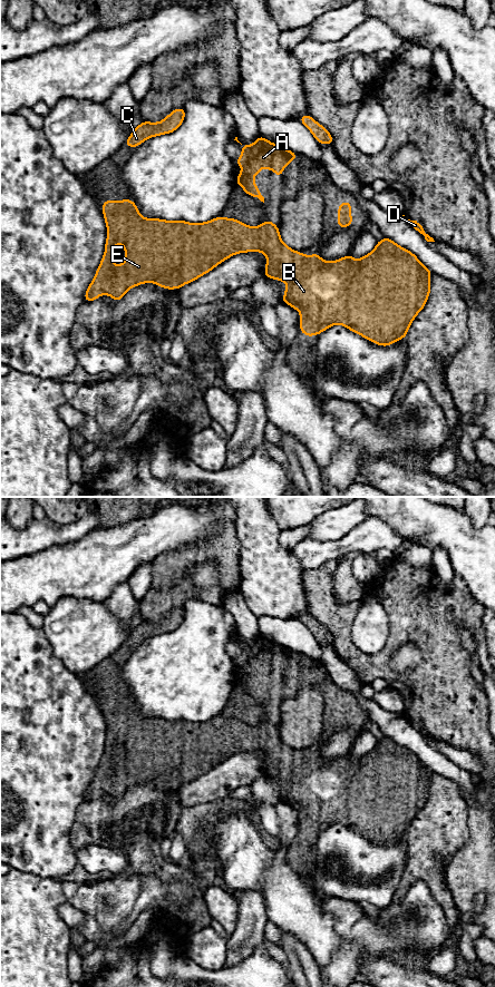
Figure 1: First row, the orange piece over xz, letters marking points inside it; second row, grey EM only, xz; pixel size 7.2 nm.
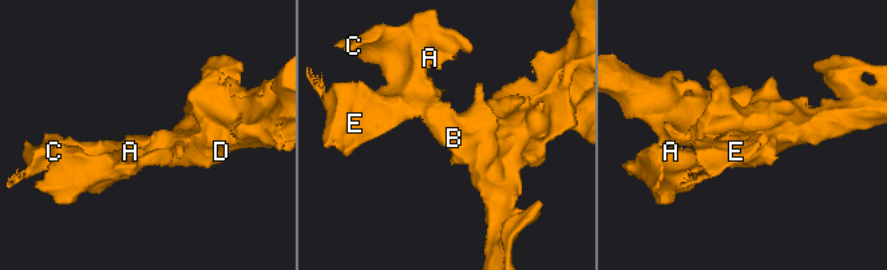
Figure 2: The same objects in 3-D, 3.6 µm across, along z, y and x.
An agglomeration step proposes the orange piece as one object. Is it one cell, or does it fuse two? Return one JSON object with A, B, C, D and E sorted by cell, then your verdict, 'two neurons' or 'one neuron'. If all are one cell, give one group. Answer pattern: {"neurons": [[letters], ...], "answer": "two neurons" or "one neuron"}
{"neurons": [["A", "B", "C", "D", "E"]], "answer": "one neuron"}

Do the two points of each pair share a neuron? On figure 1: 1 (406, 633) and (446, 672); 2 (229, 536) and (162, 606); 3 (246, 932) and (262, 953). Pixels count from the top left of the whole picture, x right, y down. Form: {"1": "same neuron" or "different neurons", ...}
{"1": "same neuron", "2": "same neuron", "3": "different neurons"}

